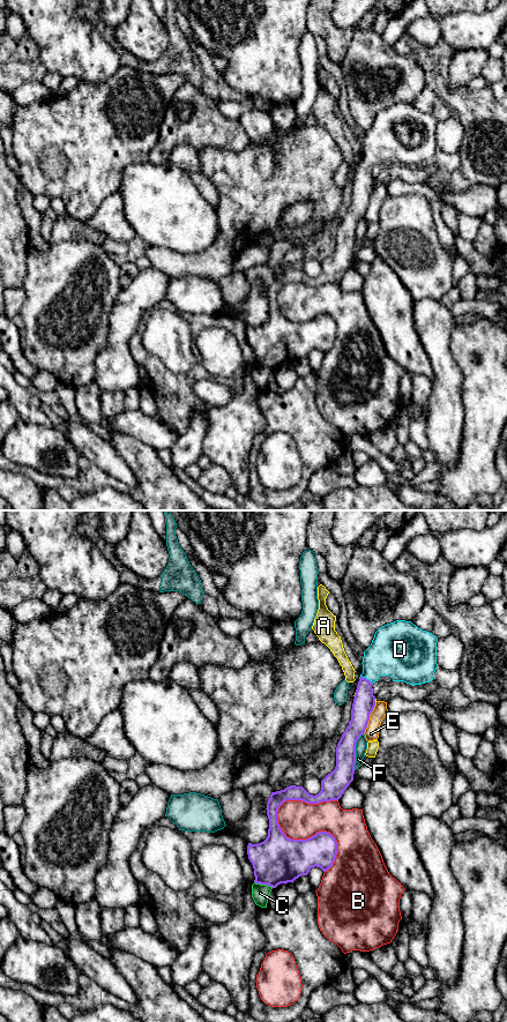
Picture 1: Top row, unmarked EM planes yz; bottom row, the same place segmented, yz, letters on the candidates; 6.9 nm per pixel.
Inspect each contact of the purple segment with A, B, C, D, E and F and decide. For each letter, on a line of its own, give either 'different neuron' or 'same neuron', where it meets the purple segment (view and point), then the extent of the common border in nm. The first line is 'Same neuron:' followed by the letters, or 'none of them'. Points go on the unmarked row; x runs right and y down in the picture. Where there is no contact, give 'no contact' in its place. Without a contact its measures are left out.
Same neuron: D
A: different neuron; contact yz (374, 183); length 30 nm
B: different neuron; contact yz (310, 320); length 600 nm
C: different neuron; contact yz (263, 366); length 140 nm
D: same neuron; contact yz (365, 161); length 110 nm
E: different neuron; contact yz (368, 201); length 240 nm
F: different neuron; contact yz (355, 235); length 260 nm

